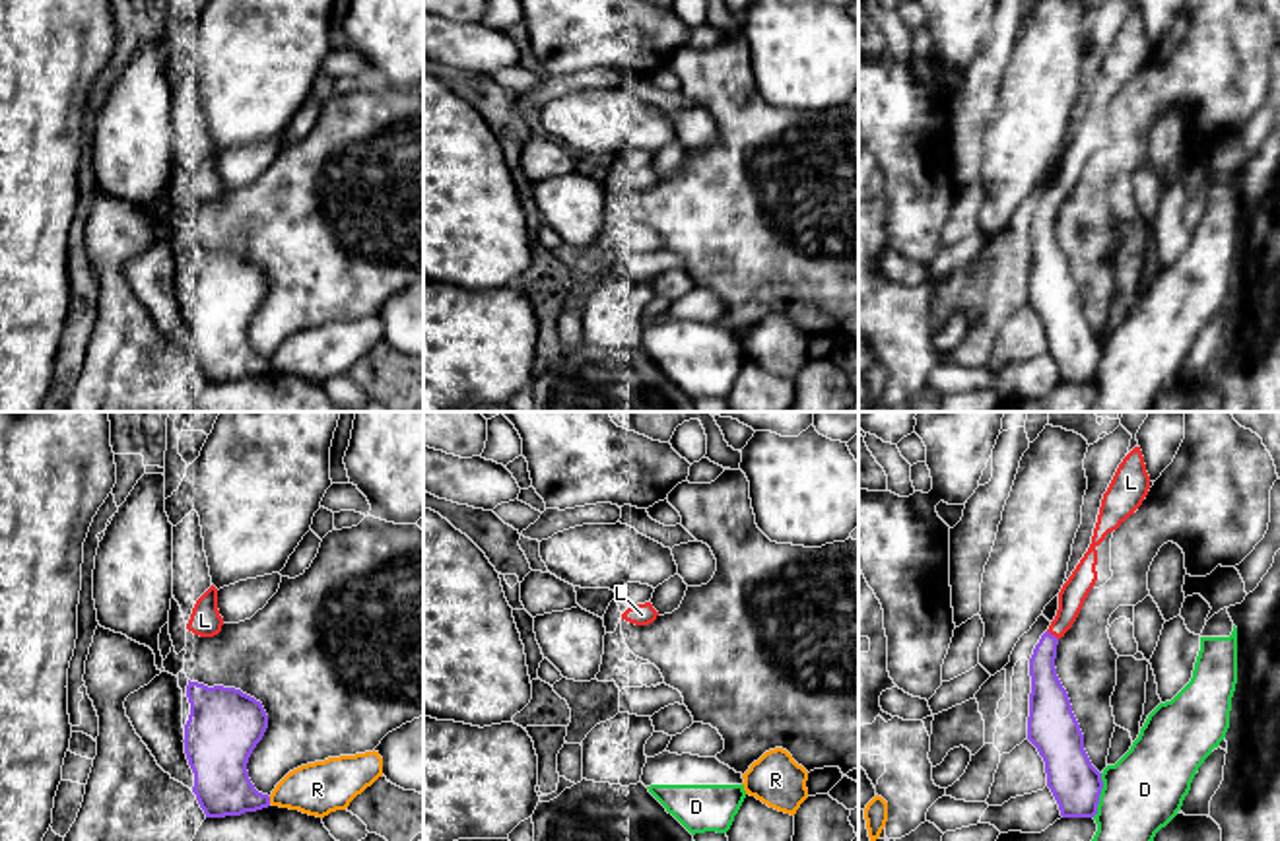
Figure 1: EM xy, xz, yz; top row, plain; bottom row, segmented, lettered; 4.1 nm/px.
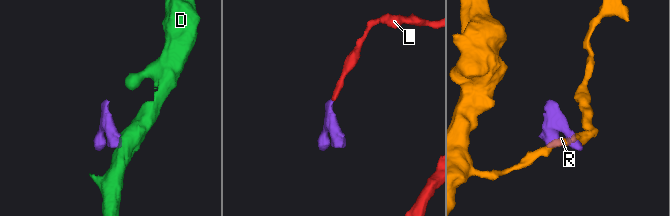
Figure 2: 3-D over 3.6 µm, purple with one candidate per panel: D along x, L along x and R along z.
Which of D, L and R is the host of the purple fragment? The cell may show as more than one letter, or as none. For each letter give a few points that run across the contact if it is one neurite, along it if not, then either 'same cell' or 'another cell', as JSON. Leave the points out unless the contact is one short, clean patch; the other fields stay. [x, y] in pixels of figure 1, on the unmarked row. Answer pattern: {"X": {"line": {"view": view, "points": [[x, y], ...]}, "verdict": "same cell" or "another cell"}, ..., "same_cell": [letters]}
{"D": {"verdict": "another cell"}, "L": {"verdict": "same cell"}, "R": {"line": {"view": "xy", "points": [[269, 362], [270, 368]]}, "verdict": "another cell"}, "same_cell": ["L"]}

